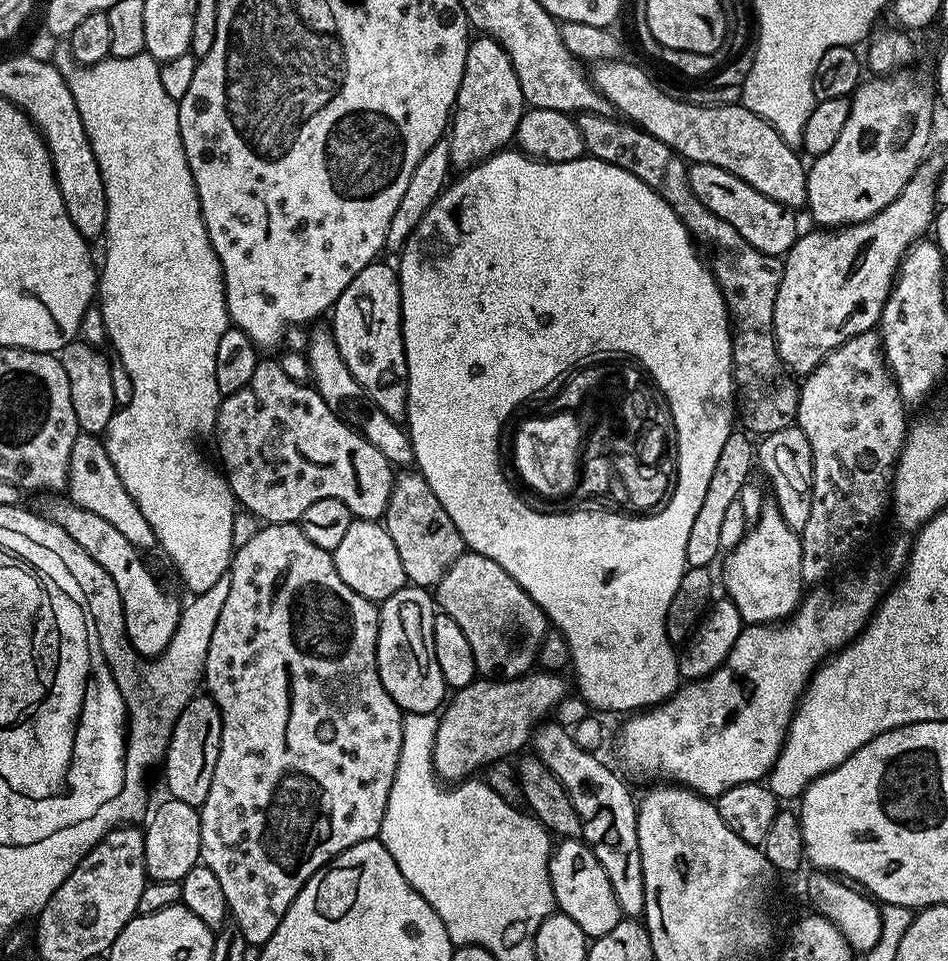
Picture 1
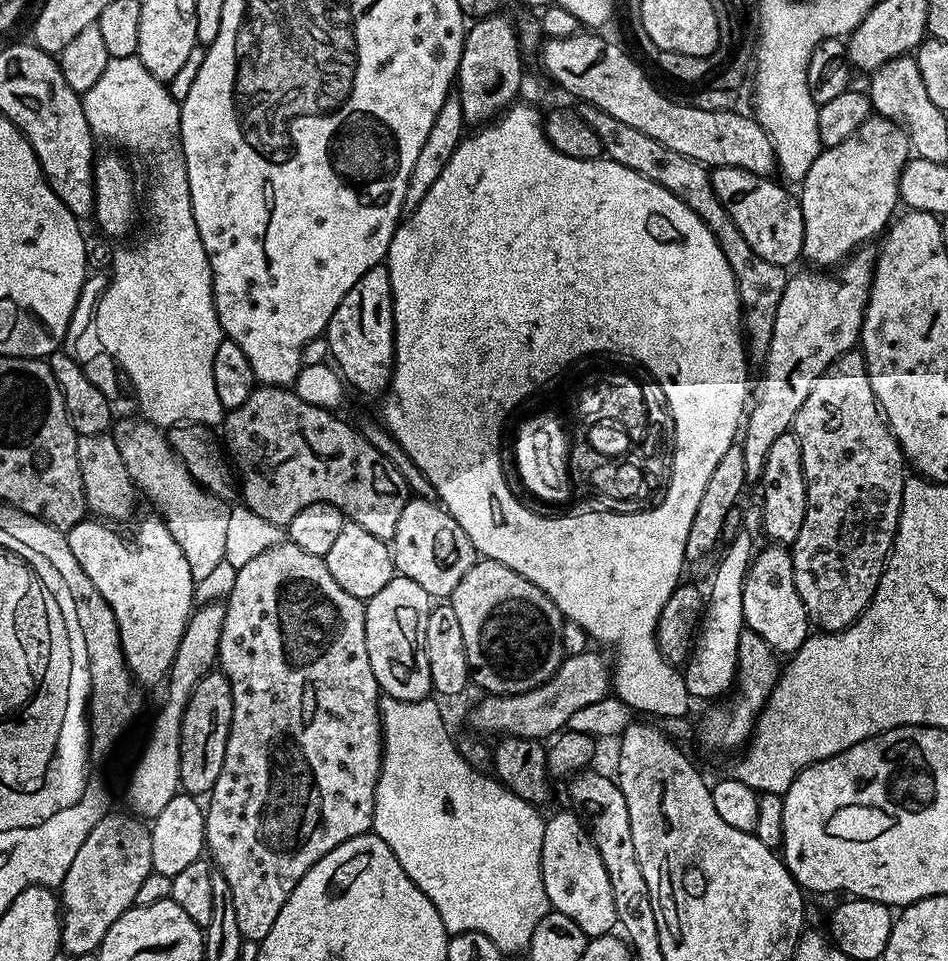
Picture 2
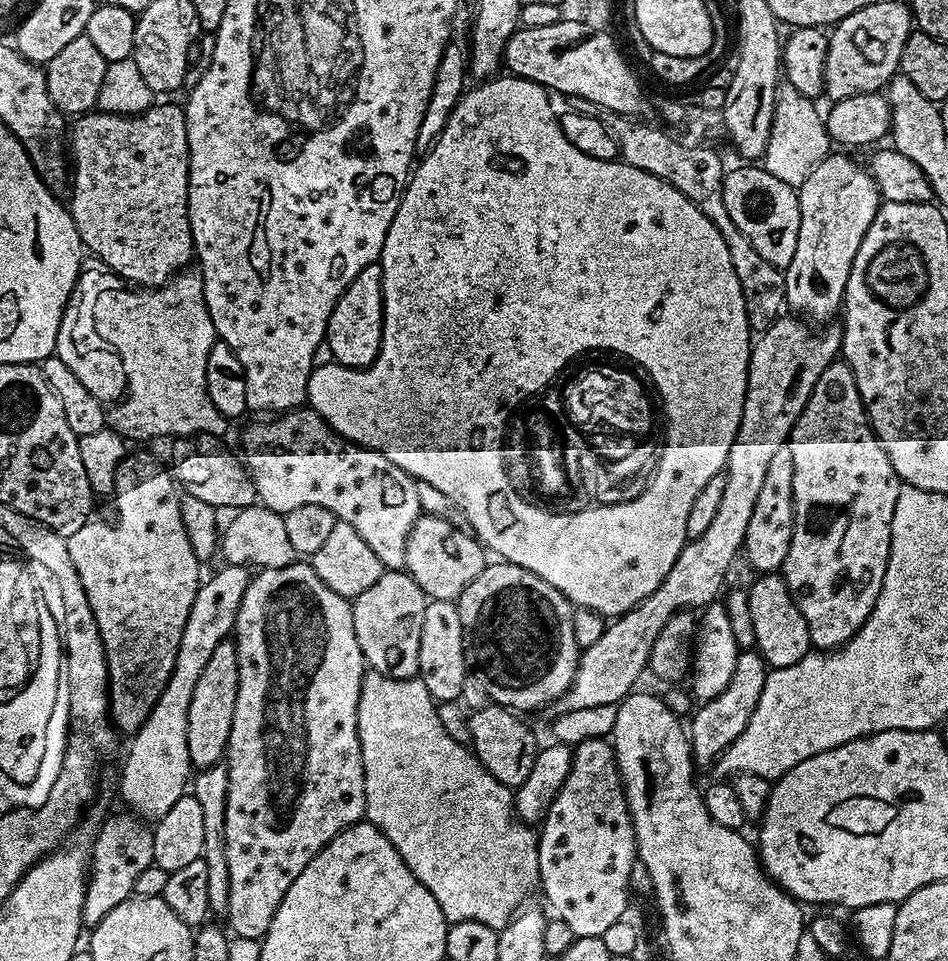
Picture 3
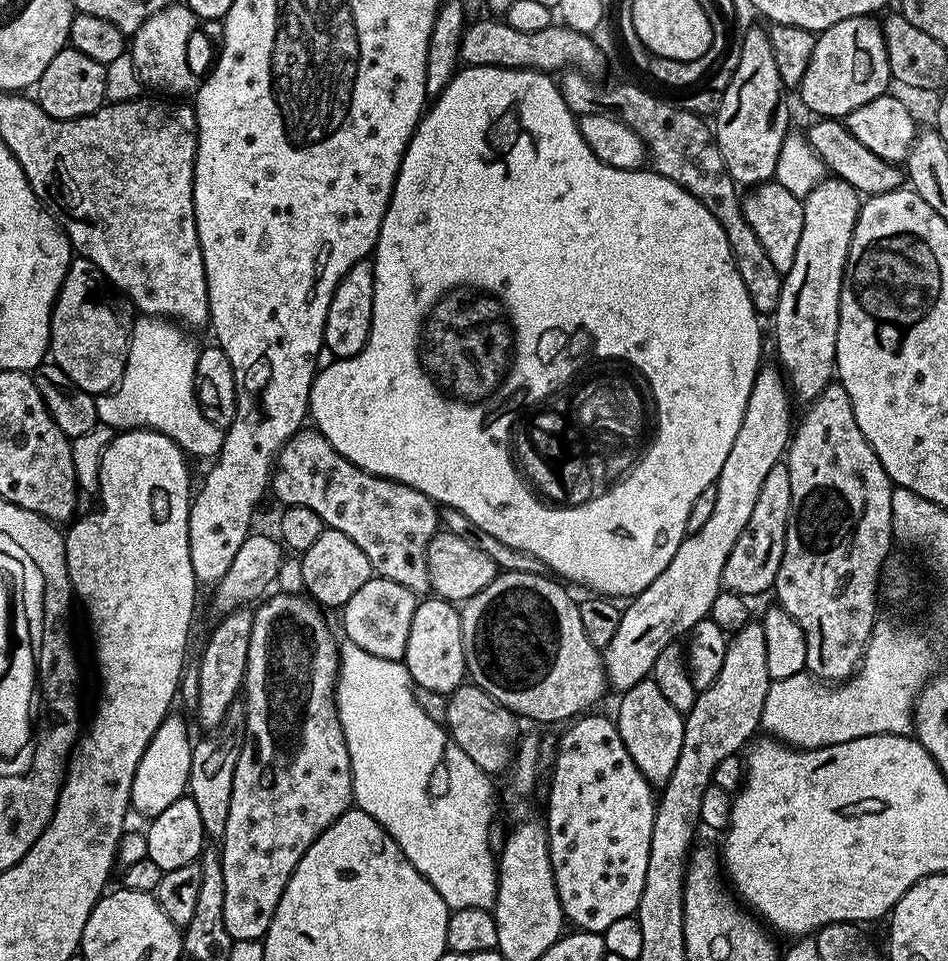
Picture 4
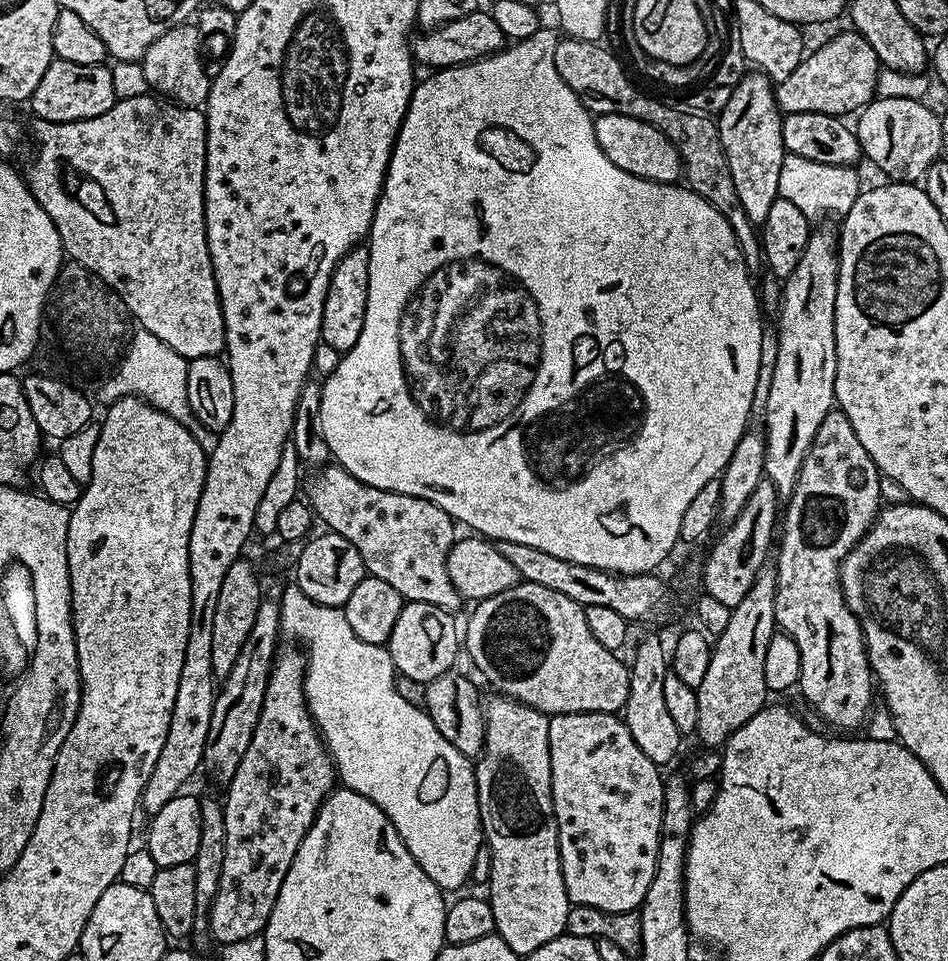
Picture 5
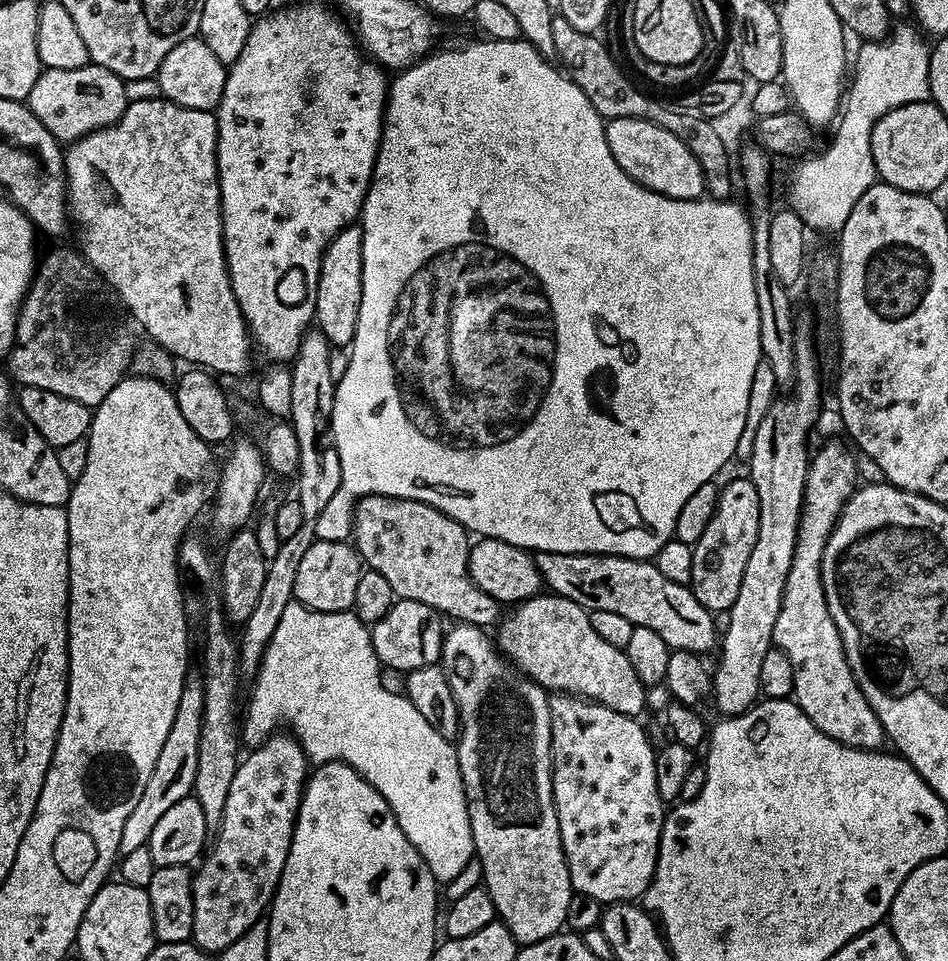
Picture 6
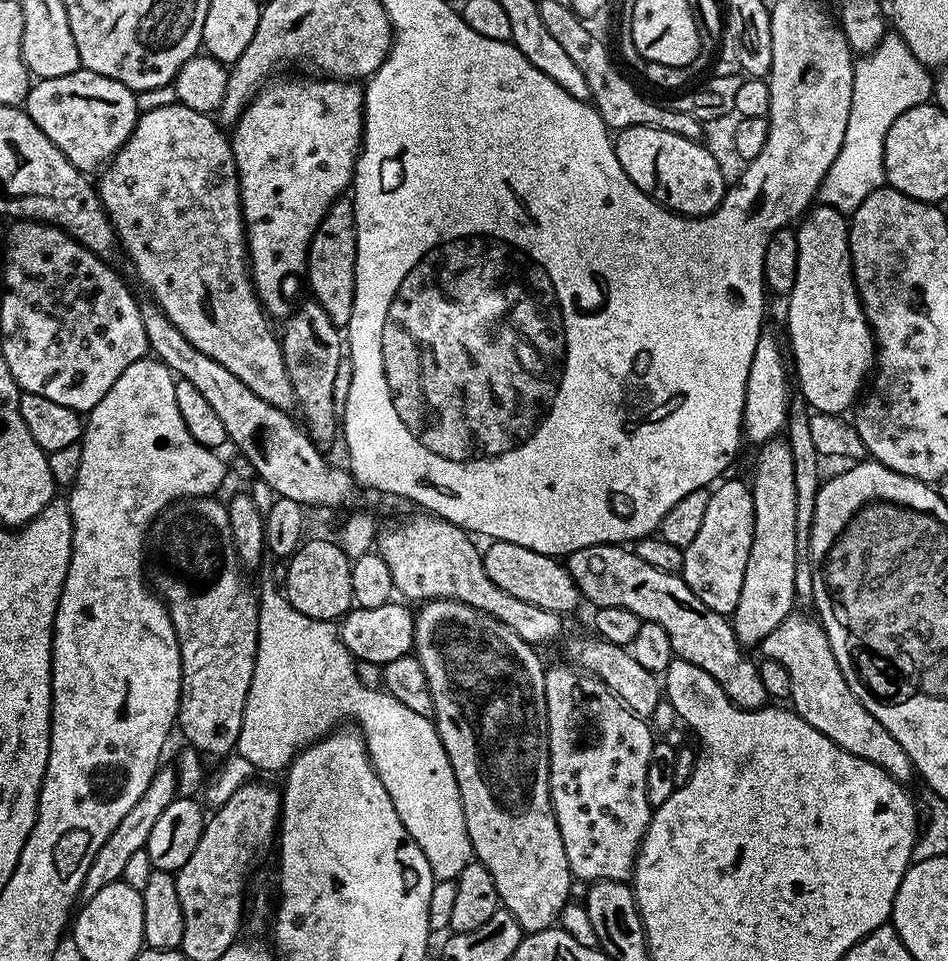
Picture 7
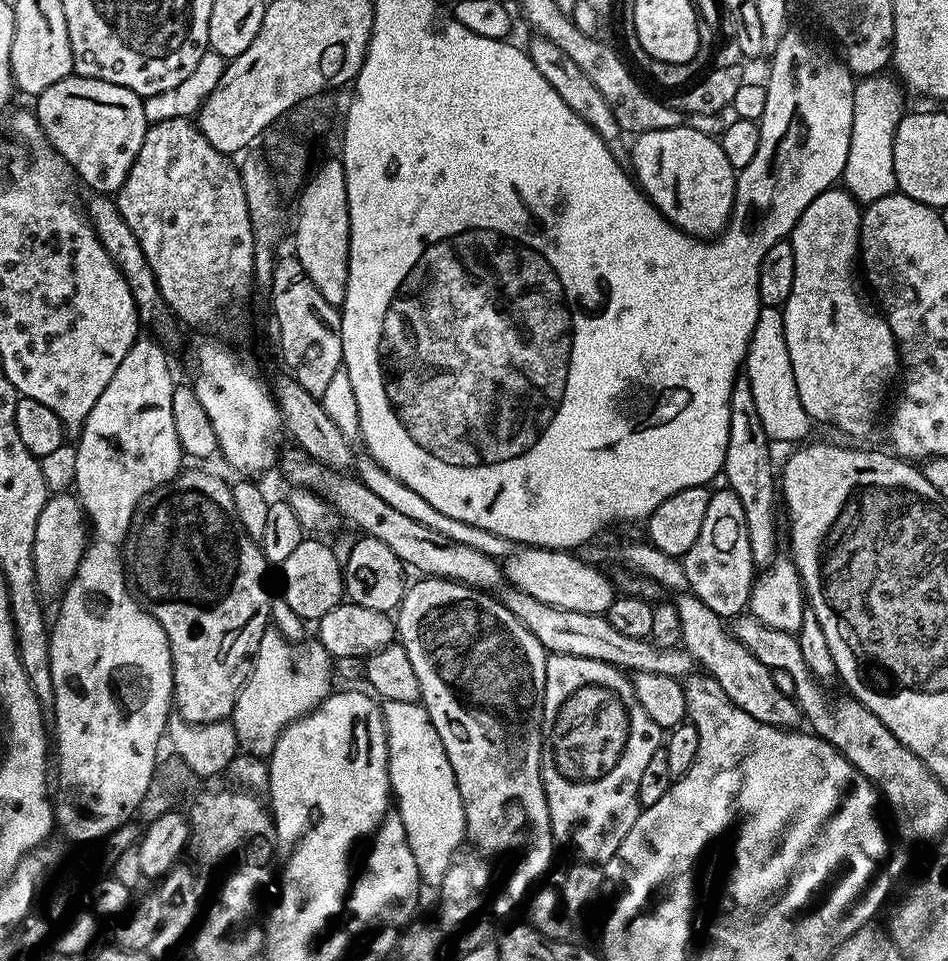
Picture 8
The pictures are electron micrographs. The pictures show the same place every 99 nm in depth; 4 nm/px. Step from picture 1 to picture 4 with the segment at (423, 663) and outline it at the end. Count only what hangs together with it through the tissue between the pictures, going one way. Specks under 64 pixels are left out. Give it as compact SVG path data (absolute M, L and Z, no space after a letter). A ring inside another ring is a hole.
M379 578L368 580L342 609L347 643L366 650L366 654L374 654L374 658L403 661L417 603L417 593L406 590L406 586L398 586L398 582Z

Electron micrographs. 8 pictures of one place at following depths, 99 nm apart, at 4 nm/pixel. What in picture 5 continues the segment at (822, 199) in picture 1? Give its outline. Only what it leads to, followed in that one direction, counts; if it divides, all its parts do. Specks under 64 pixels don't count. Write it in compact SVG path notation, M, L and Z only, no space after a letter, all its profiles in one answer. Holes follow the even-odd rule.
M828 226L817 227L820 229L817 232L815 229L809 235L806 242L806 250L802 250L802 258L798 258L798 266L794 266L794 274L790 274L788 279L783 281L780 293L780 307L778 309L780 321L776 324L776 336L774 336L774 342L778 346L778 358L774 358L774 374L768 377L768 393L764 401L762 401L762 408L764 408L764 425L762 425L764 434L764 474L782 498L792 495L794 486L798 482L798 474L802 470L802 462L810 450L810 442L814 442L814 434L818 434L818 426L822 426L822 418L826 418L826 414L833 411L836 404L834 382L838 374L838 350L836 349L836 335L834 334L834 310L836 309L836 299L838 298L838 270L840 269L840 262L838 259L837 233L833 229L831 232L830 229L824 227Z

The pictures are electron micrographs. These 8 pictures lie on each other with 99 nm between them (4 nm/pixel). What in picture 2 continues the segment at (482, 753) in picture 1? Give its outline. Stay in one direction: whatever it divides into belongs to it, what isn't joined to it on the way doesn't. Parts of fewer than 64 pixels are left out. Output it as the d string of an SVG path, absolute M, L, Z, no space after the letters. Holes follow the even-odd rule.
M595 650L565 656L560 669L542 686L509 696L485 695L480 708L472 712L471 727L477 733L500 732L507 736L536 739L541 742L555 737L578 710L607 697L610 692L610 664Z

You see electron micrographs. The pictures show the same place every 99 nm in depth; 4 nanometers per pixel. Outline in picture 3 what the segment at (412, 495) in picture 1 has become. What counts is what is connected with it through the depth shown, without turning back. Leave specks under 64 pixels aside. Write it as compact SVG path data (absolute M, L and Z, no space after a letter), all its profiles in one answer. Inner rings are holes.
M422 514L414 522L406 542L404 568L414 578L414 582L418 582L425 597L459 601L462 590L466 590L466 586L470 586L470 582L482 574L485 563L485 545L475 535L458 530L450 526L450 522L442 522L442 518L433 516Z

